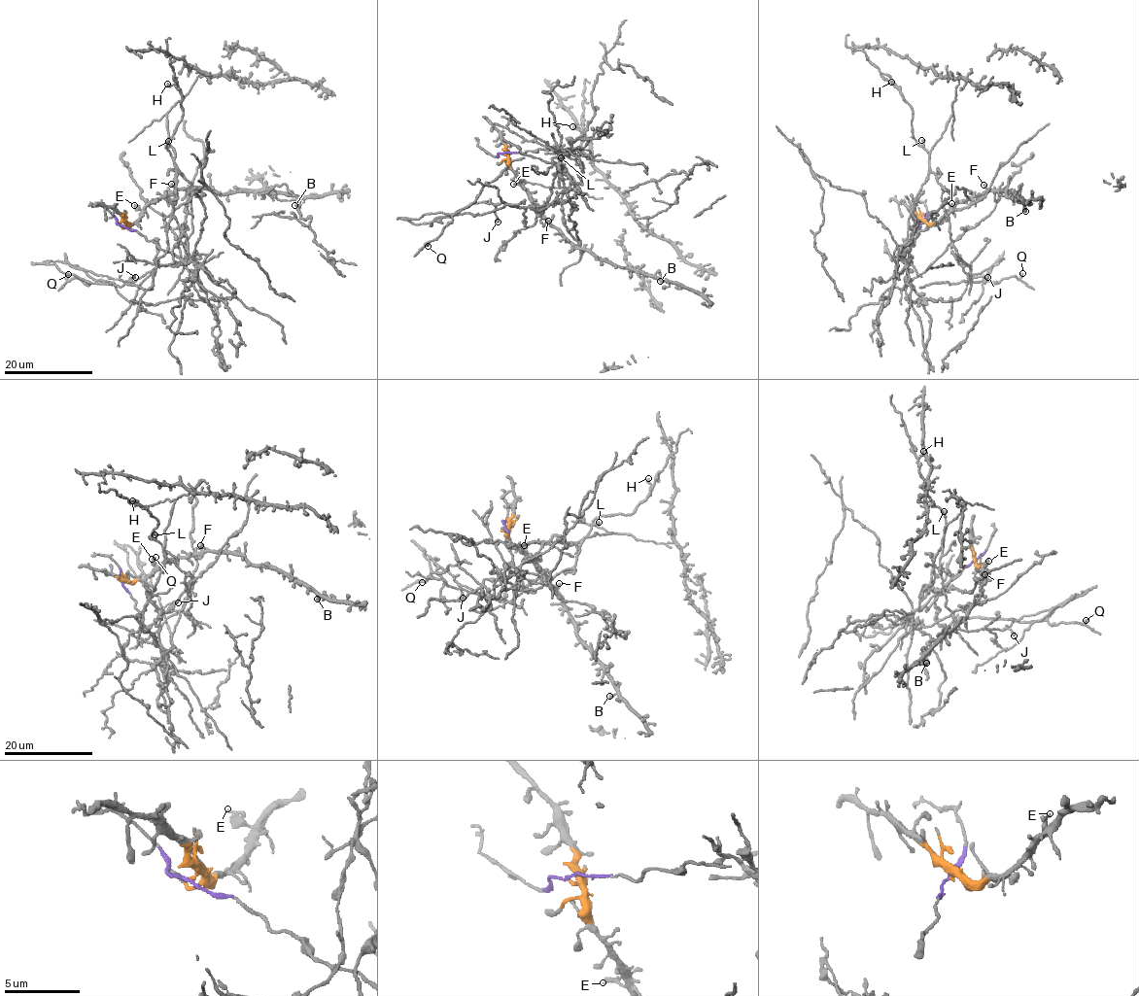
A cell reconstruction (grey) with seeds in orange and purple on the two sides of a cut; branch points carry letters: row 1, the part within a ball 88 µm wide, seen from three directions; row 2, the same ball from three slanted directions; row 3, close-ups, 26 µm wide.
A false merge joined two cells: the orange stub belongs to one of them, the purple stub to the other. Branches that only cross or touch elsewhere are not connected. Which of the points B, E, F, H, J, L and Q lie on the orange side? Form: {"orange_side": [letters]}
{"orange_side": ["B", "E", "F"]}

